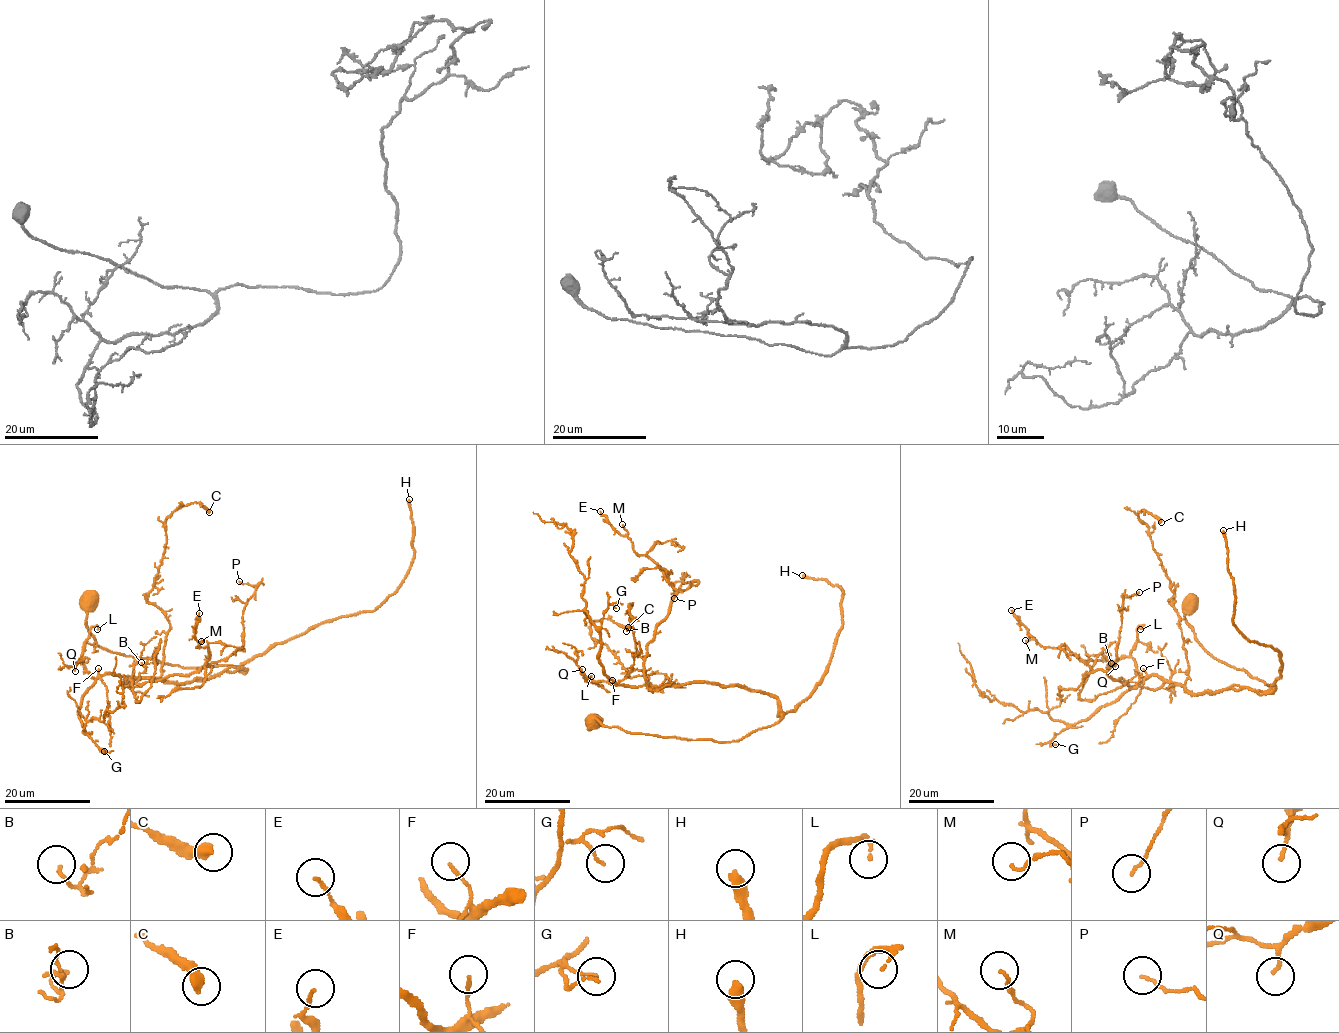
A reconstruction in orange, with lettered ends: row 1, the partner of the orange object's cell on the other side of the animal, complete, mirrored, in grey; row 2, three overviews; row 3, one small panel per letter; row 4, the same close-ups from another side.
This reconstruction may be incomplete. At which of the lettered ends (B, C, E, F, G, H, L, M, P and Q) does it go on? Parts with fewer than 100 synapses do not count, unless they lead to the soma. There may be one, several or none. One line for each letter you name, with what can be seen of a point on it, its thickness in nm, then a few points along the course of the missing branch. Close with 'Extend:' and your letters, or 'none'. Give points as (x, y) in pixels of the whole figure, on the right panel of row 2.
H: place (1223, 530); calibre 420 nm
Extend: H

